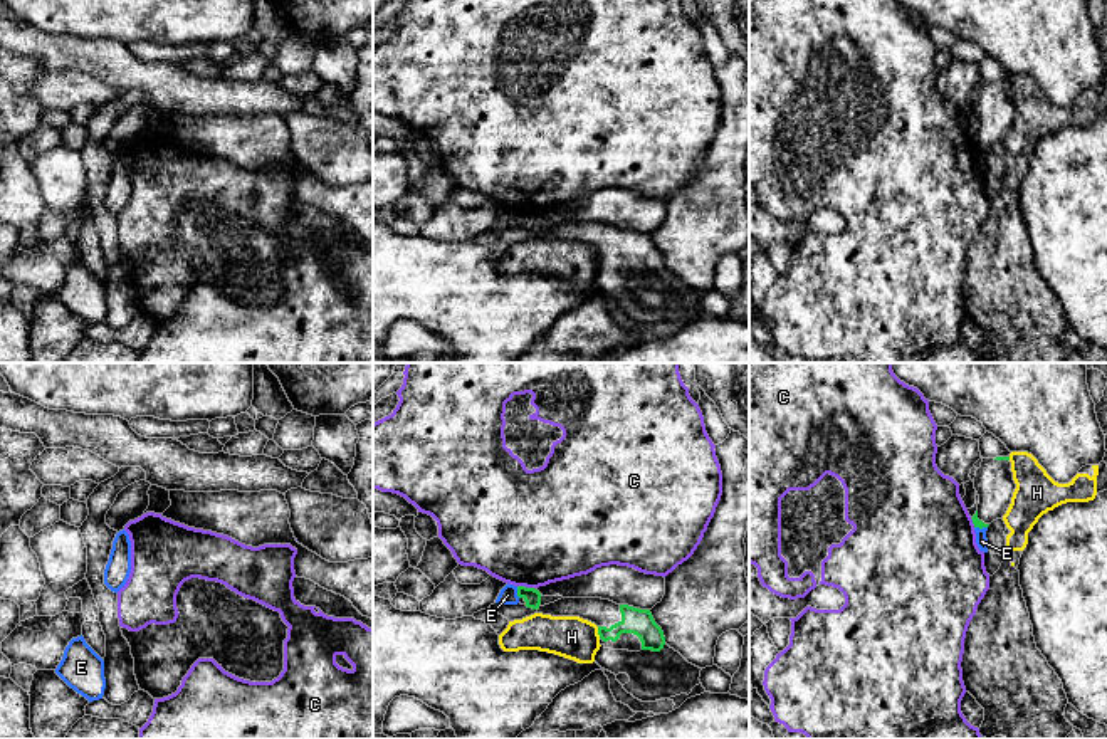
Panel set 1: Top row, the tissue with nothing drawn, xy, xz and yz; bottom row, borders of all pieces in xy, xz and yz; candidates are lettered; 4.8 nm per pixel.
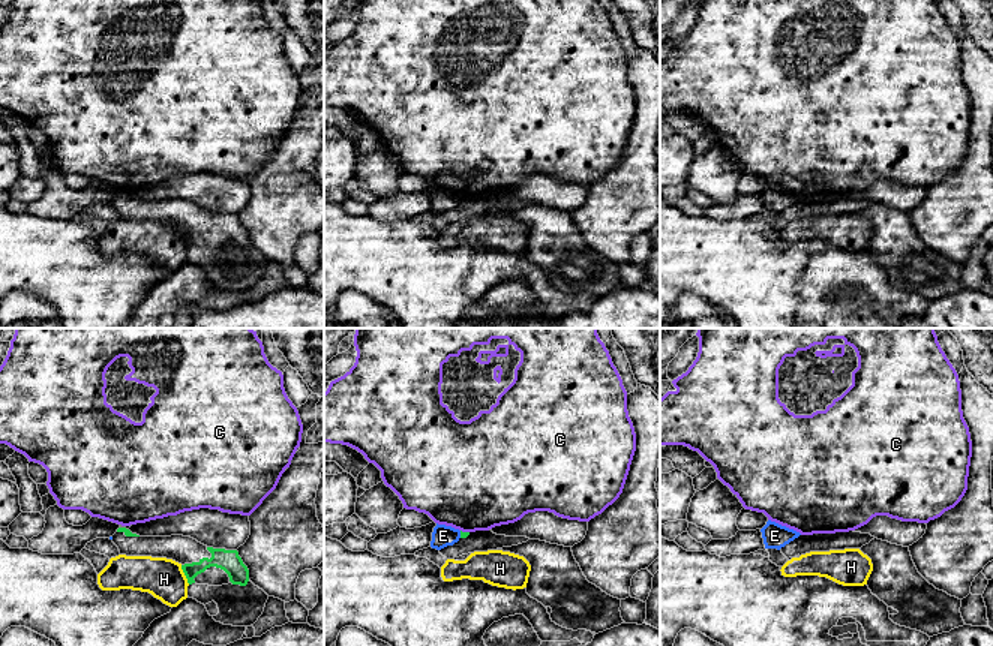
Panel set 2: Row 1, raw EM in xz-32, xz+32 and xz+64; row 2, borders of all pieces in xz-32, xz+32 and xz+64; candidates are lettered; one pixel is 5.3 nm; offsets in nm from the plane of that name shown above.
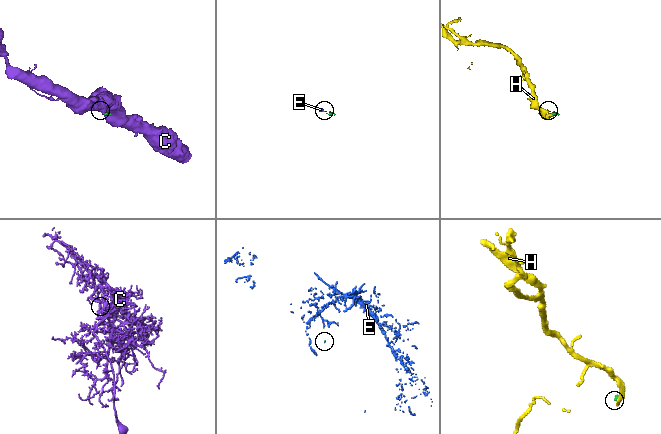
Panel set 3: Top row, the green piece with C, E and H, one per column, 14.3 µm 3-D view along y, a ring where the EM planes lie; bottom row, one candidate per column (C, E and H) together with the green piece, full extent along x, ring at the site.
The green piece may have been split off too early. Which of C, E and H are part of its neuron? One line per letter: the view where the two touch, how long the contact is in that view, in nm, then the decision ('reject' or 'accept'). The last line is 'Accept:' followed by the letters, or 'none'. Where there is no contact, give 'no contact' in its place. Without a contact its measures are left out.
C: xz | 80 nm | reject
E: xz | 60 nm | reject
H: xz | 60 nm | reject
Accept: none

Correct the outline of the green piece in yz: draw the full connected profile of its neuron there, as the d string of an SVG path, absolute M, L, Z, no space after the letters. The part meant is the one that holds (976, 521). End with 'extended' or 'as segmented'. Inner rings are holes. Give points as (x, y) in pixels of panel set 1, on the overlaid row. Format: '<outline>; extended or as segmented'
M1010 457L983 459L973 482L979 495L979 504L971 519L974 527L983 529L993 521L1001 519L1011 504L1016 484Z; extended

